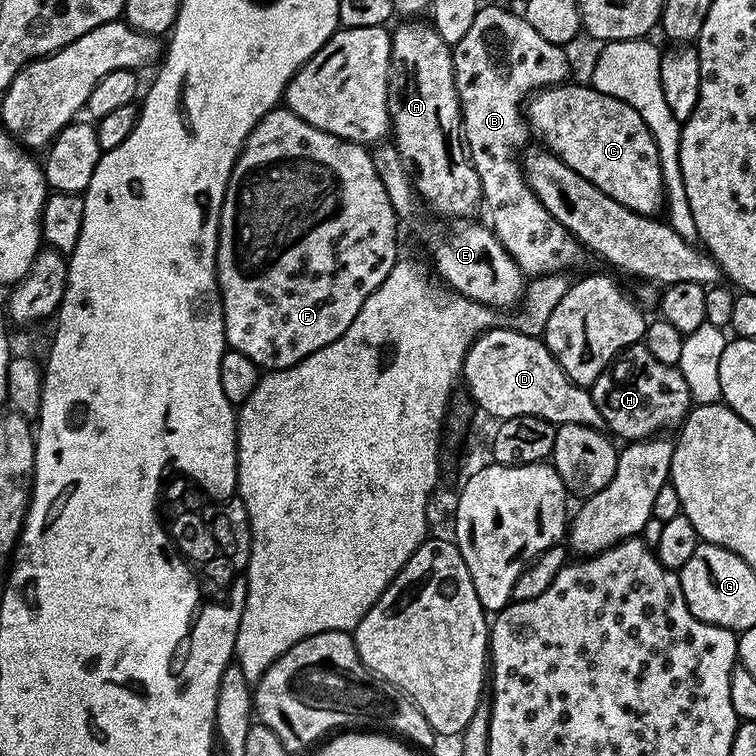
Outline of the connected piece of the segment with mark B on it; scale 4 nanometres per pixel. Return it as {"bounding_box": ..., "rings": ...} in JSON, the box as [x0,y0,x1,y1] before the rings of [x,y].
{"bounding_box":[452,6,582,277],"rings":[[[482,6],[474,14],[474,22],[470,25],[470,31],[462,37],[462,42],[458,42],[452,48],[452,65],[454,66],[454,78],[456,79],[456,89],[458,90],[458,98],[460,99],[460,123],[464,133],[464,142],[468,149],[468,157],[472,160],[474,170],[480,179],[480,195],[483,203],[488,204],[488,212],[492,215],[490,219],[490,227],[496,233],[498,242],[502,242],[502,246],[510,254],[510,258],[514,258],[514,262],[519,266],[521,271],[529,277],[549,276],[551,272],[563,273],[565,271],[564,264],[572,264],[579,258],[582,253],[582,245],[563,228],[559,222],[550,214],[550,210],[546,210],[546,206],[542,206],[542,202],[532,192],[532,187],[528,185],[524,178],[524,169],[521,161],[518,159],[518,153],[529,143],[530,125],[526,119],[525,113],[522,111],[522,105],[525,103],[526,97],[541,89],[551,88],[553,84],[562,84],[569,79],[568,76],[568,56],[561,45],[554,42],[546,42],[546,38],[542,38],[542,34],[538,34],[538,30],[534,30],[534,26],[530,26],[530,22],[524,20],[523,15],[507,12],[504,8],[488,8]]]}

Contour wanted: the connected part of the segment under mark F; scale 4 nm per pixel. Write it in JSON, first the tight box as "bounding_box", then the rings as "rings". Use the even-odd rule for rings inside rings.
{"bounding_box":[216,106,398,370],"rings":[[[277,106],[260,119],[258,126],[250,130],[240,157],[232,168],[230,182],[226,186],[226,194],[220,211],[220,237],[216,243],[216,281],[220,283],[220,301],[224,311],[224,338],[227,347],[238,354],[246,354],[250,362],[254,362],[261,370],[289,368],[302,358],[314,354],[322,346],[334,342],[358,318],[358,310],[362,310],[362,302],[382,286],[386,274],[396,265],[396,220],[398,213],[390,206],[390,198],[386,194],[386,186],[382,186],[382,178],[374,171],[371,151],[365,145],[355,144],[349,140],[338,138],[329,132],[310,126],[298,114],[294,114],[287,106]]]}

